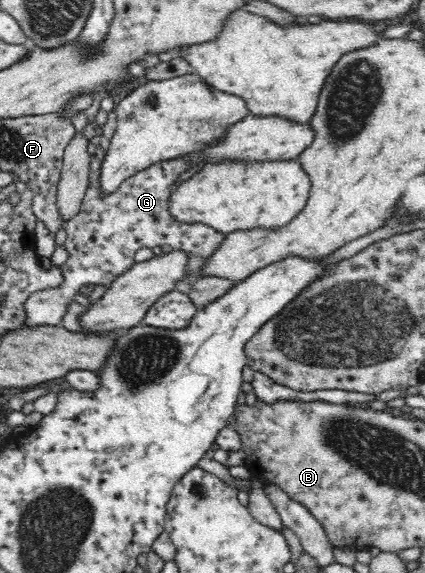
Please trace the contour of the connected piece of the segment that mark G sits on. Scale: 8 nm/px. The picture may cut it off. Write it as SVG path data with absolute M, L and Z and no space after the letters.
M115 110L107 114L101 142L91 159L89 188L85 191L80 212L64 223L64 230L68 234L64 246L70 254L70 259L59 266L64 274L64 285L58 289L48 289L30 295L24 302L26 319L21 327L60 326L62 317L66 315L66 307L72 303L82 285L89 285L92 288L97 285L109 287L137 263L135 256L142 248L162 248L169 245L173 250L183 250L190 258L189 271L196 273L225 239L225 235L217 233L210 227L184 225L170 216L168 211L170 193L175 189L180 175L188 171L188 162L184 158L158 161L148 169L138 171L136 175L125 179L113 194L100 196L98 190L100 163L117 128Z

